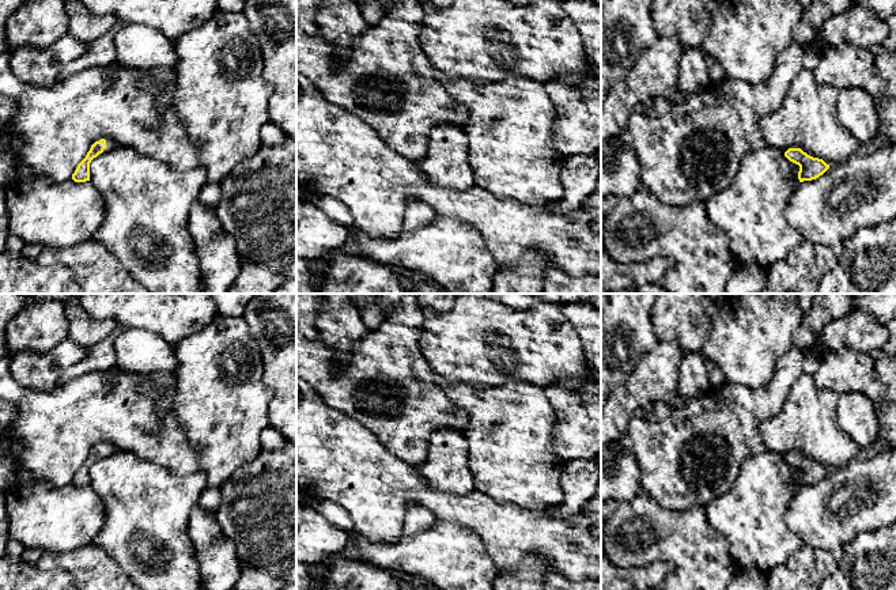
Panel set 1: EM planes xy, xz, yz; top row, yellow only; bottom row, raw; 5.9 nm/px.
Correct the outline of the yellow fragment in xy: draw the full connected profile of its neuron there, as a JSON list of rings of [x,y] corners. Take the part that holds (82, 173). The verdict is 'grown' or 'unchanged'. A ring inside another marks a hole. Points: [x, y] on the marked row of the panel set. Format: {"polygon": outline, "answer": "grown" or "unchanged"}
{"polygon": [[[111,137],[98,139],[87,152],[86,158],[77,164],[75,173],[72,174],[72,179],[75,182],[86,182],[90,181],[90,163],[99,154],[105,154],[114,148],[120,147],[120,144]]], "answer": "grown"}

